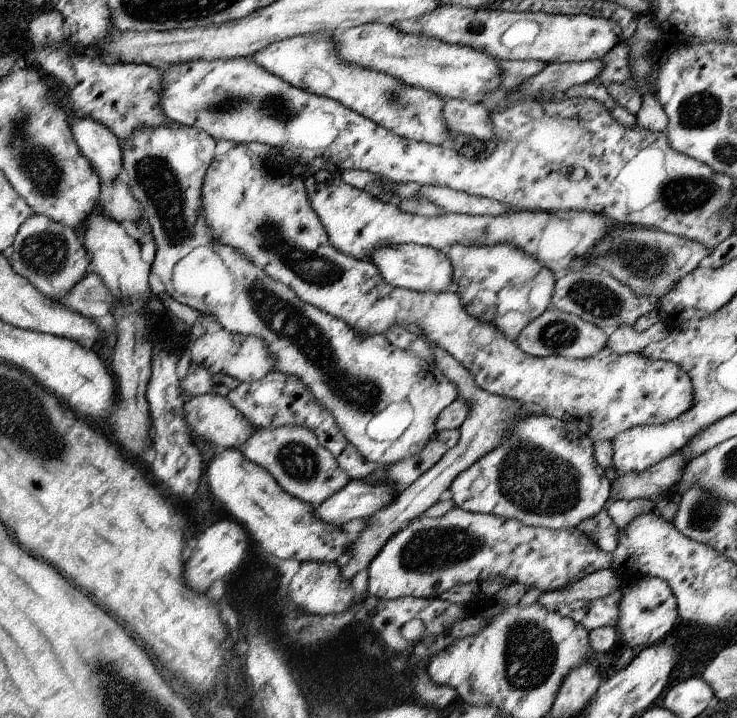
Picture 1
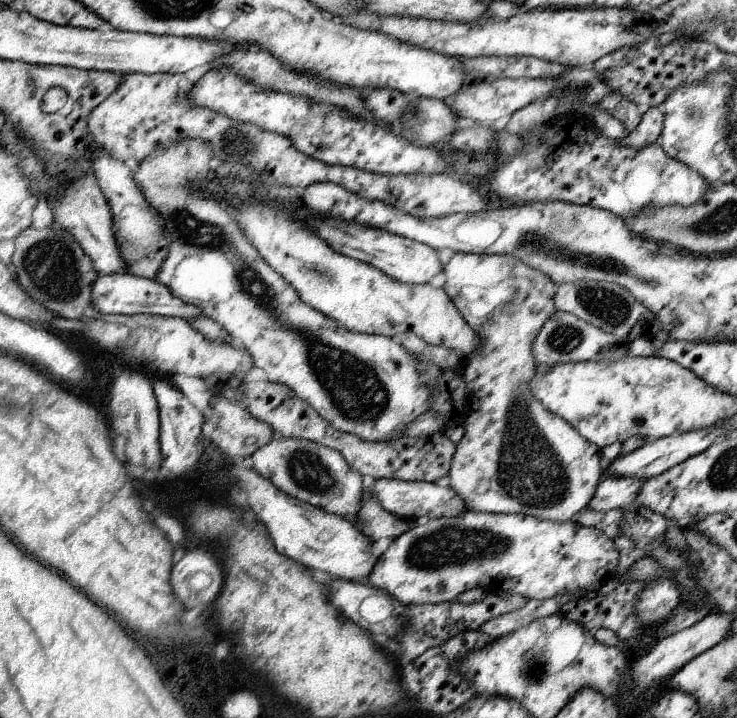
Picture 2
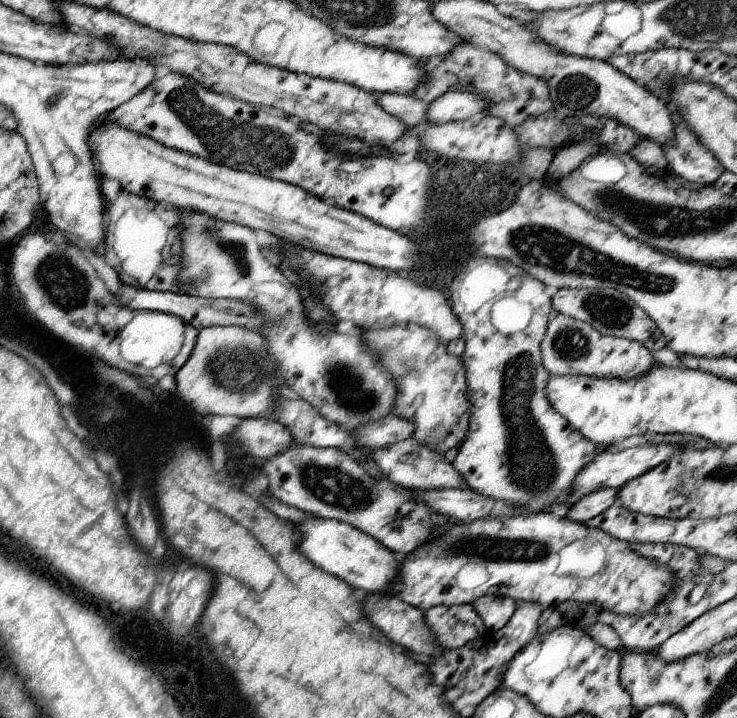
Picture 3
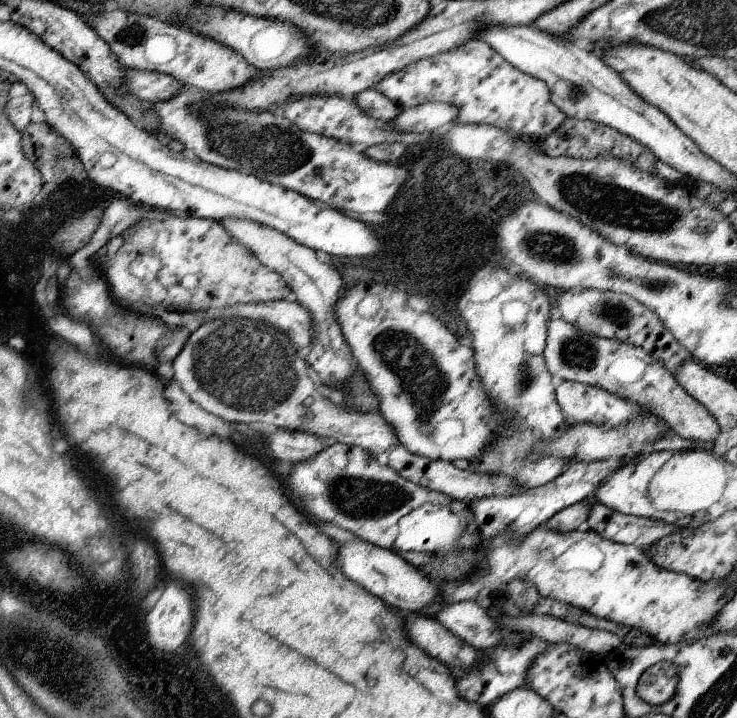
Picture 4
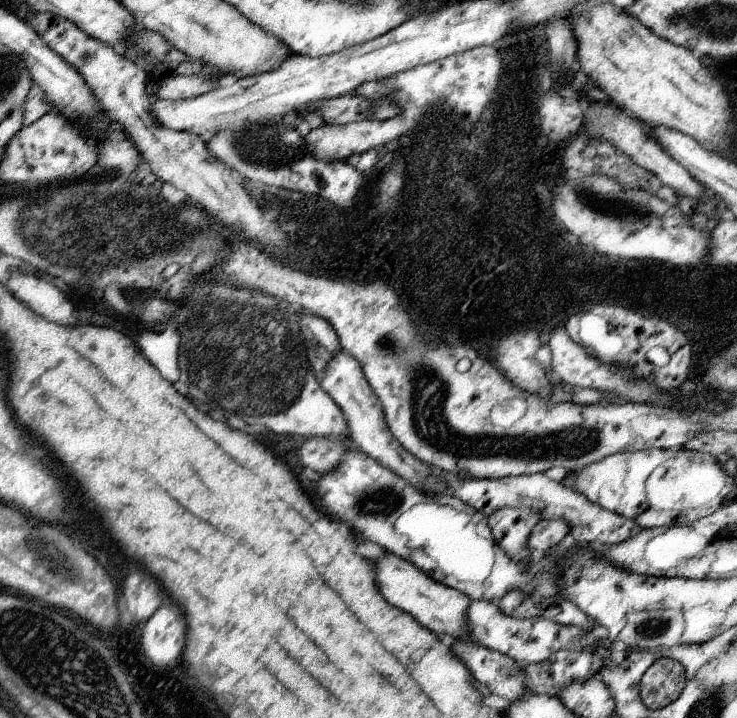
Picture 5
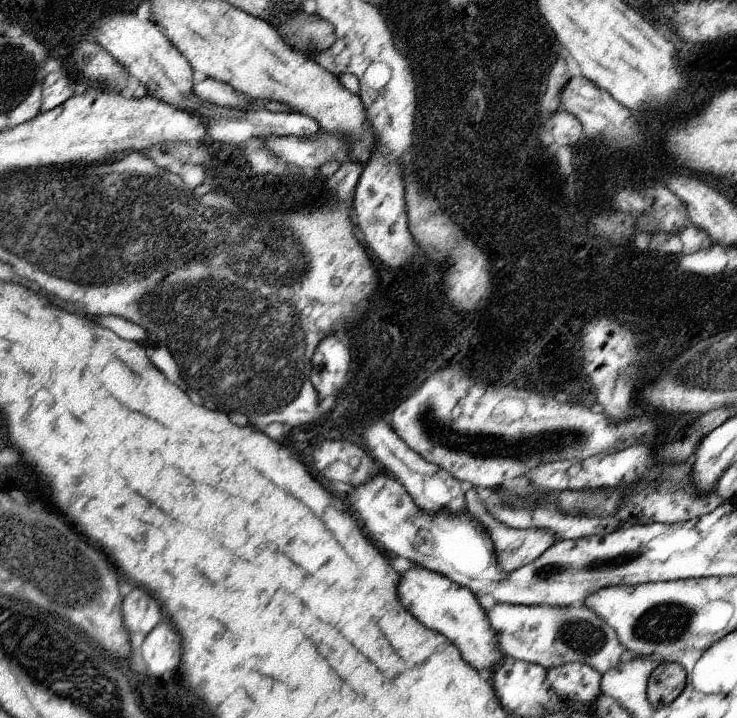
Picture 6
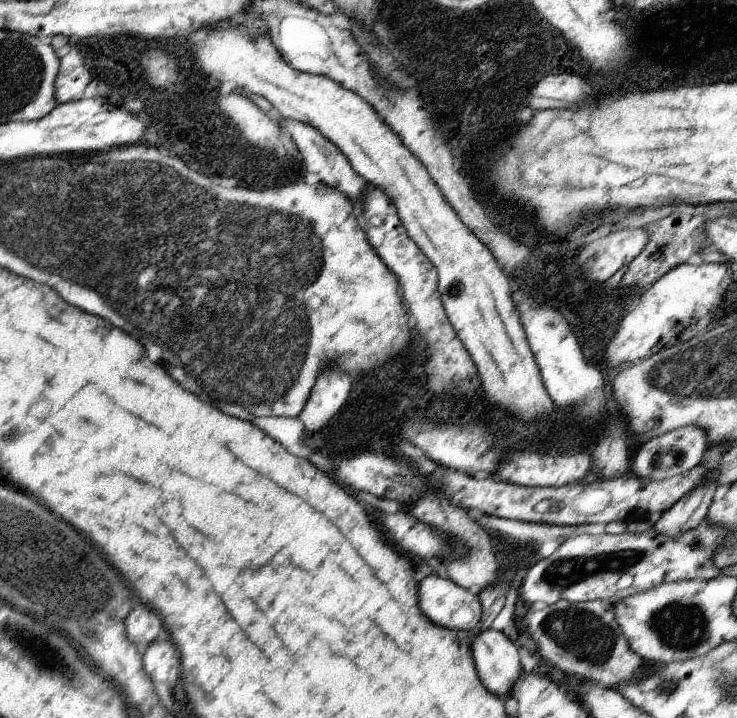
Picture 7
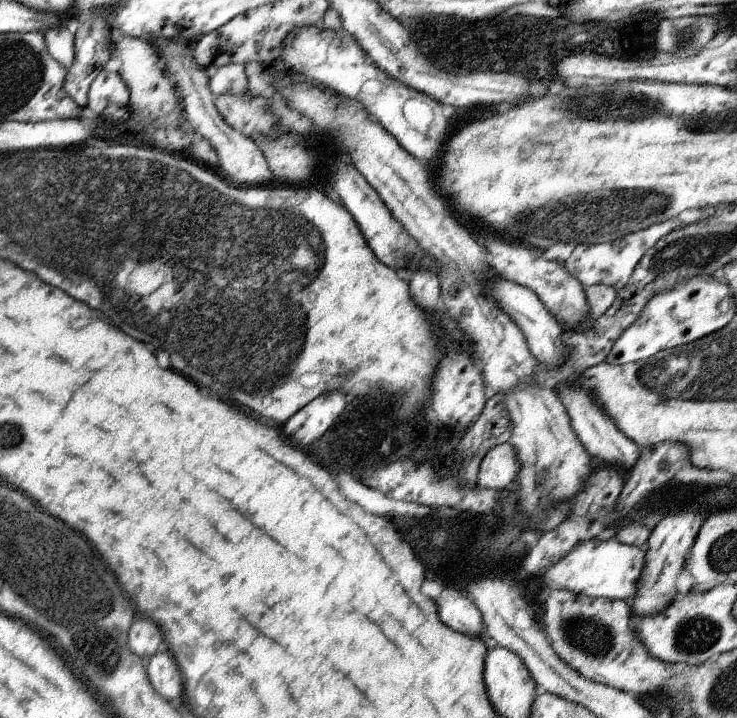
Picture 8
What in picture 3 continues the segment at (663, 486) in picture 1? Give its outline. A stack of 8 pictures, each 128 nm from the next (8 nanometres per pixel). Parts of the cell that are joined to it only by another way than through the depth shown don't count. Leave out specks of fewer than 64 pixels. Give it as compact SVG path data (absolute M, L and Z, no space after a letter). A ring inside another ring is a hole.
M605 488L577 500L570 508L561 512L566 519L577 523L587 523L592 517L598 516L601 512L609 509L617 502L617 489Z

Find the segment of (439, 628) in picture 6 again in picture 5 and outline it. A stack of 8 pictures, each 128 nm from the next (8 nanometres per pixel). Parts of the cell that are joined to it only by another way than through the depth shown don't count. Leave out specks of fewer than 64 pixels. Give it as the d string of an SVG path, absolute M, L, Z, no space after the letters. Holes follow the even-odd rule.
M386 552L386 556L378 560L376 570L378 588L392 606L398 606L400 610L412 614L422 626L426 626L434 634L448 634L454 640L462 638L464 643L475 642L471 640L470 631L467 629L467 614L472 600L466 594L442 584L415 564L399 556L392 556L392 553Z

